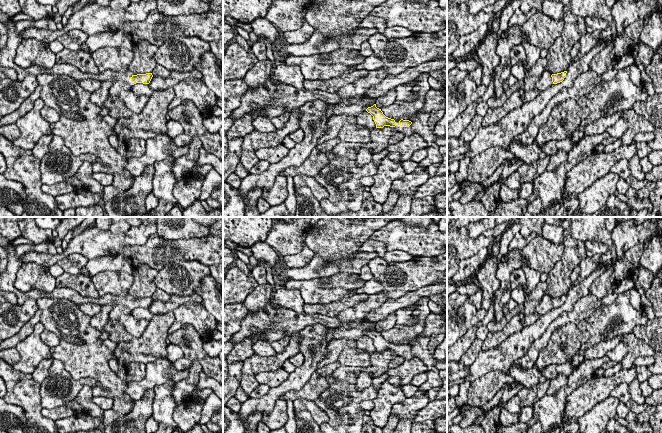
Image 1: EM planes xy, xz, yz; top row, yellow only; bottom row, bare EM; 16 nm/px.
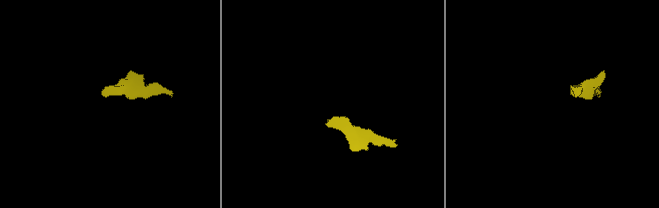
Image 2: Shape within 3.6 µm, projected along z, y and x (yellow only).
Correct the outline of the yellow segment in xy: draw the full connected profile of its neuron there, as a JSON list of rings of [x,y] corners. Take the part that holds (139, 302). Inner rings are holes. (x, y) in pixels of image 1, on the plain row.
[[[55,288],[52,292],[53,299],[69,299],[76,304],[94,303],[98,305],[113,304],[114,307],[123,305],[131,311],[136,307],[149,308],[153,299],[152,297],[134,299],[130,294],[113,295],[104,294],[99,298],[84,297],[72,288]]]

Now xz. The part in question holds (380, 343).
[[[374,328],[371,331],[368,331],[366,335],[373,340],[373,344],[376,348],[376,352],[383,352],[384,350],[390,350],[390,351],[394,351],[398,356],[401,356],[405,360],[414,358],[411,351],[412,348],[411,345],[403,344],[403,343],[397,345],[388,342],[383,338],[381,333],[376,331],[376,328]]]

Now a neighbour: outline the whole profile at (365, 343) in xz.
[[[367,335],[361,337],[356,341],[357,348],[363,351],[366,351],[368,354],[373,354],[376,352],[376,348],[373,344],[373,340]]]

